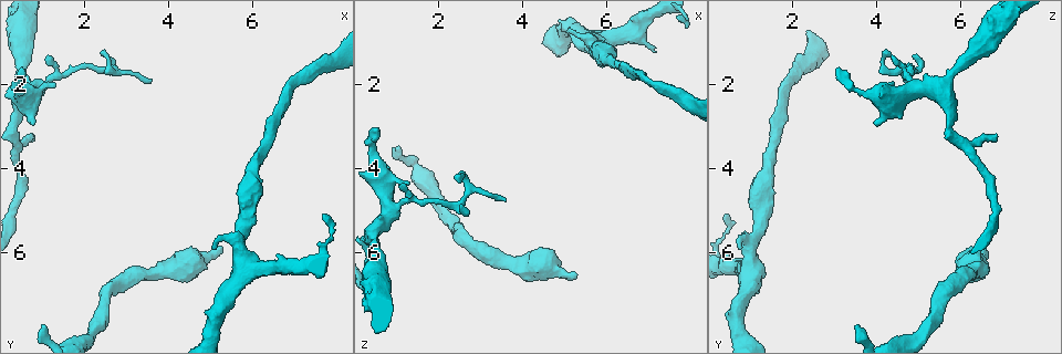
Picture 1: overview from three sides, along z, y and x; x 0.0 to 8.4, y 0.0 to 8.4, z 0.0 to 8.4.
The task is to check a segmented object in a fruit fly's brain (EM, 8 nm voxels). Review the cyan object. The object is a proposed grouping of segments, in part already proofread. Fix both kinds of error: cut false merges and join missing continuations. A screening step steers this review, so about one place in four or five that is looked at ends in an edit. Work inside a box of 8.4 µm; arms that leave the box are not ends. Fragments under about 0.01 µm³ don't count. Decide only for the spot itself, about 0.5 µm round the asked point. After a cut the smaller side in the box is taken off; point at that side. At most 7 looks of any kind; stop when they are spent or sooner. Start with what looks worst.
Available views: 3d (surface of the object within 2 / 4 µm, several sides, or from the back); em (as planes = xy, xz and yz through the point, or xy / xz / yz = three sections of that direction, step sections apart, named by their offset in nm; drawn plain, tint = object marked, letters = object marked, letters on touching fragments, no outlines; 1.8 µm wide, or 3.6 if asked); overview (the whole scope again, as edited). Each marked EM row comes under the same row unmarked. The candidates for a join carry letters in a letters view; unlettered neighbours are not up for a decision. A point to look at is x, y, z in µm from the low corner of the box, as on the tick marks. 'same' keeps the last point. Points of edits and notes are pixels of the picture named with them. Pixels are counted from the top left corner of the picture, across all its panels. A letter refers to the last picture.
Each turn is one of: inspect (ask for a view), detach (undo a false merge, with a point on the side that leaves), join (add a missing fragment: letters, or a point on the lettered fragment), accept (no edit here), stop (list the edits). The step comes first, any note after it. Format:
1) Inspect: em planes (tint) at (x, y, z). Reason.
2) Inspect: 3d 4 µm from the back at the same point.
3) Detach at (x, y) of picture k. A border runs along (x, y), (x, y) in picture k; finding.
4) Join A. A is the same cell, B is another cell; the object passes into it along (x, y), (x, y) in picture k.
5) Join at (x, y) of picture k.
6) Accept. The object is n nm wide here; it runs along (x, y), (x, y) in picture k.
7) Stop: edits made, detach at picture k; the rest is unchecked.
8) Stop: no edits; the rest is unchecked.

Inspect: em planes (letters) at (0.95, 7.75, 3.50). End of a long branch.

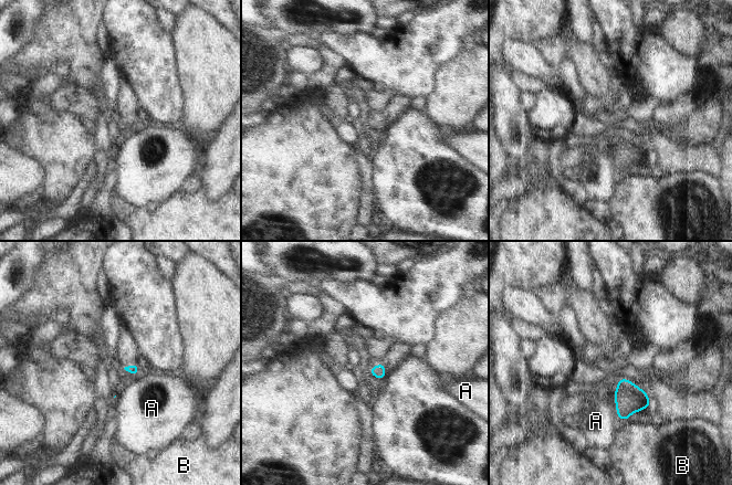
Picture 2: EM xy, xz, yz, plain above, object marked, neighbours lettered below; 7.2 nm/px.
Accept. The longest contact is with A, 180 nm; A and B are other cells; a border runs along (613, 394), (615, 411), (618, 418) in picture 2; none of them fits.

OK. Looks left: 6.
Inspect: 3d 4 µm at (5.05, 5.90, 0.85). An open end.

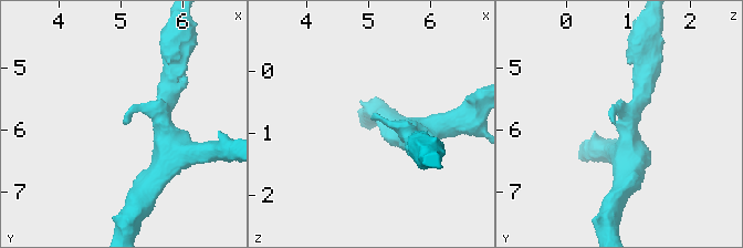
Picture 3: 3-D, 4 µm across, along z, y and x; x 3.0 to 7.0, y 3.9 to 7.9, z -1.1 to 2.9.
Inspect: em planes (tint) at (5.05, 5.90, 0.80). Shape alone is not enough.

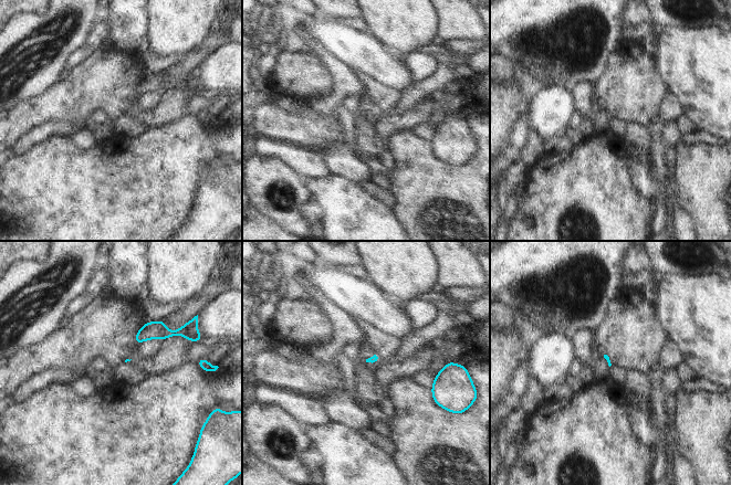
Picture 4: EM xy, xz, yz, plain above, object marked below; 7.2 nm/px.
Inspect: em planes (letters) at the same point.

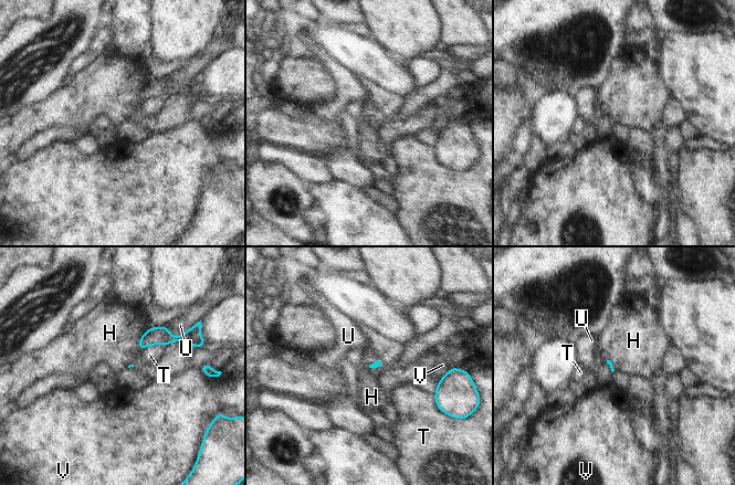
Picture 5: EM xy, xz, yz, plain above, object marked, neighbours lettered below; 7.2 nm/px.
Accept. H, T, U and V are other cells; none of them fits.

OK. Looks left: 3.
Inspect: 3d 4 µm from the back at (0.75, 3.00, 3.95). Free end.

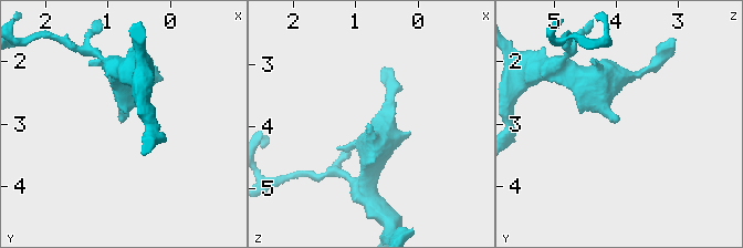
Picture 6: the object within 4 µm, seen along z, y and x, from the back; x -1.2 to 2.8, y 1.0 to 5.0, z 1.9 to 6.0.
Inspect: em yz step 4 (letters) at (0.75, 3.00, 3.95).

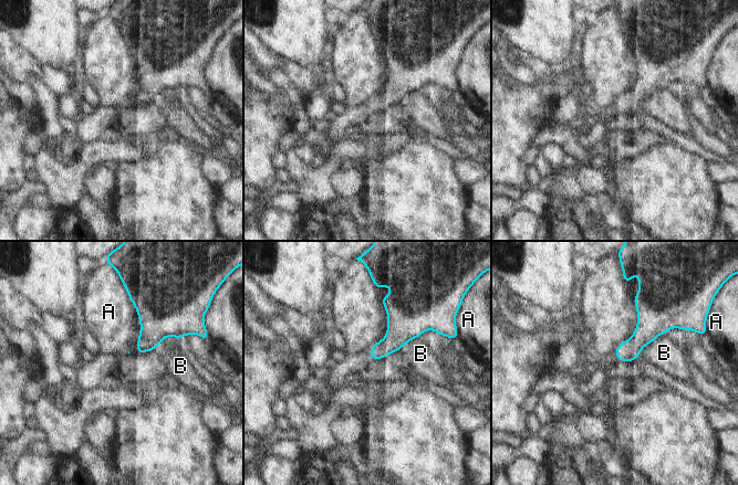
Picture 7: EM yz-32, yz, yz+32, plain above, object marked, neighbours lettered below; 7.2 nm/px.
Inspect: em planes (letters) at the same point.

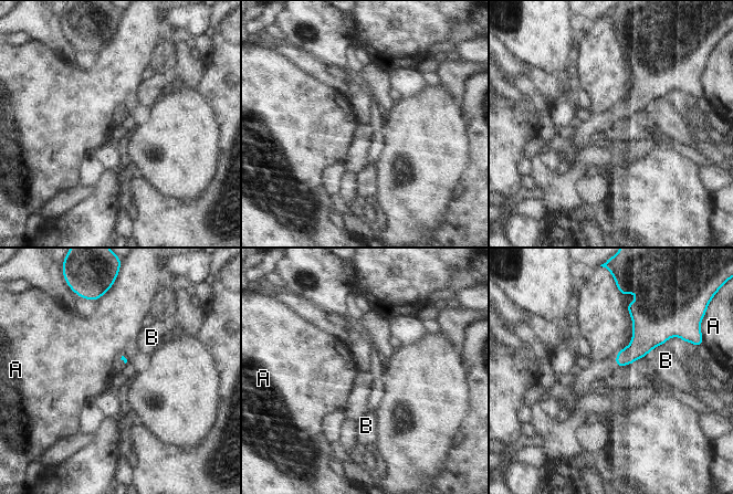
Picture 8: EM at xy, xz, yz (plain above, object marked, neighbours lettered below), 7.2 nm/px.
Accept. A and B are other cells; a border runs along (625, 306), (631, 319), (632, 332) in picture 8; no lettered fragment goes on from it.

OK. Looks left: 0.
Stop: no edits; the rest is unchecked.

